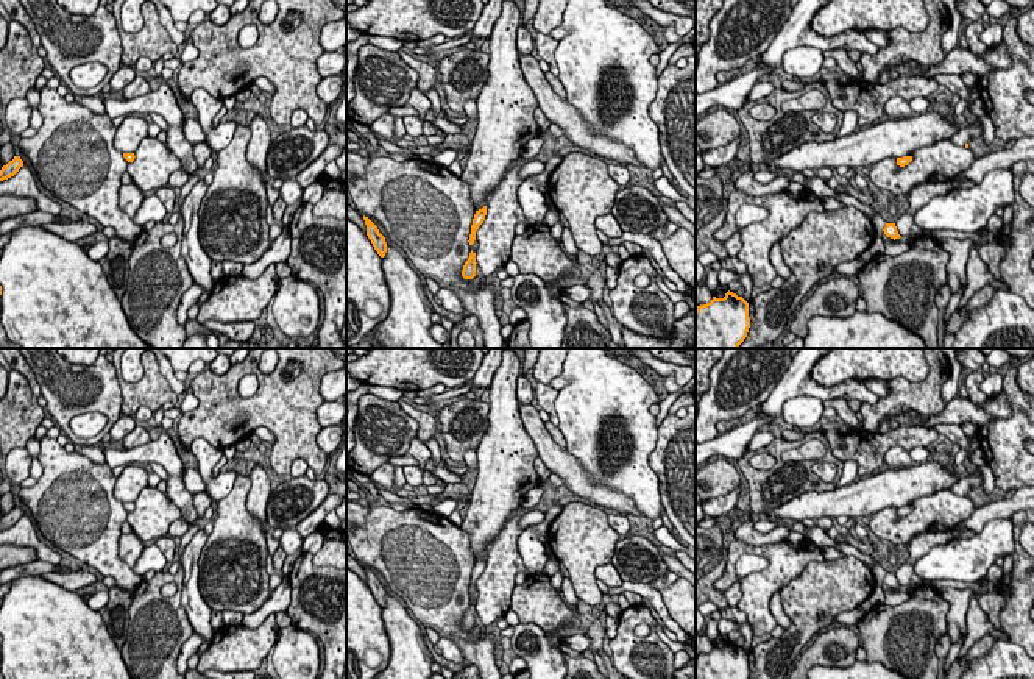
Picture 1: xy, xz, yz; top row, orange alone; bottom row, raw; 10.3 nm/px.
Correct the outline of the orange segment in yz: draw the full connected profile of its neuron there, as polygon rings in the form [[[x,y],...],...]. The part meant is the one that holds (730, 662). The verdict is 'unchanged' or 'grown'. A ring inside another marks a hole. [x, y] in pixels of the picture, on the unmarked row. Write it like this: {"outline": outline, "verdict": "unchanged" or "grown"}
{"outline": [[[733,642],[696,659],[696,679],[749,679],[749,652]]], "verdict": "unchanged"}

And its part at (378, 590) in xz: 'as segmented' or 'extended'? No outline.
as segmented

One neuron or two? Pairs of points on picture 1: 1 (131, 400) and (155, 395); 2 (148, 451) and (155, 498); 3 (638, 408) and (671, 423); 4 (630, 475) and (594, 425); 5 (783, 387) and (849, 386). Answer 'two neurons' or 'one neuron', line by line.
1: one neuron
2: two neurons
3: two neurons
4: one neuron
5: one neuron

